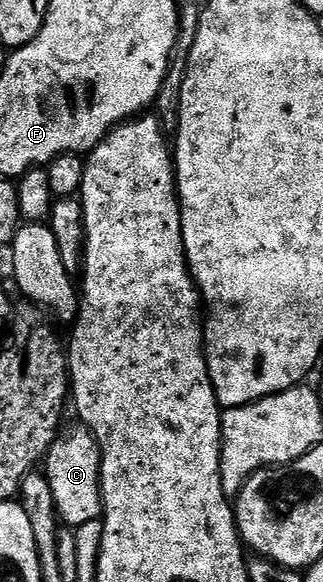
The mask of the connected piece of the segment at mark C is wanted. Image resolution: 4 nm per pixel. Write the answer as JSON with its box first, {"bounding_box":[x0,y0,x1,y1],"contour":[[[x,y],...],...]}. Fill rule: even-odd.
{"bounding_box":[43,426,103,530],"contour":[[[77,426],[74,432],[67,432],[49,447],[43,461],[43,474],[49,480],[60,523],[76,530],[84,523],[100,520],[103,516],[101,448],[93,433],[84,426]]]}

